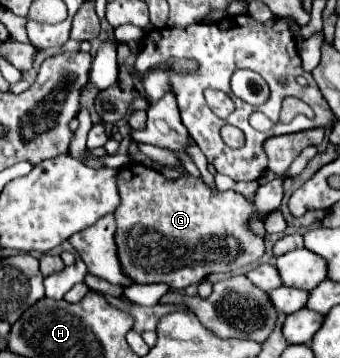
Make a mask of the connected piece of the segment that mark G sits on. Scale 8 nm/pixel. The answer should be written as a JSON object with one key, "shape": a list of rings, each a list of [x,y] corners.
{"shape":[[[126,165],[120,169],[120,197],[122,197],[122,205],[116,209],[114,217],[116,217],[116,245],[118,245],[118,255],[120,255],[120,263],[124,267],[124,273],[134,281],[134,283],[168,283],[172,289],[184,289],[192,283],[200,283],[204,281],[208,275],[212,273],[232,273],[232,271],[238,271],[242,267],[246,267],[248,263],[256,263],[262,255],[264,255],[264,237],[256,235],[250,227],[248,227],[248,221],[254,217],[254,215],[260,215],[262,219],[266,219],[266,215],[270,215],[272,211],[276,211],[282,203],[282,181],[280,179],[274,179],[266,185],[260,185],[256,189],[256,195],[254,199],[246,199],[244,195],[236,193],[236,191],[212,191],[202,177],[192,177],[192,175],[186,175],[182,179],[176,179],[176,181],[170,181],[170,179],[164,179],[158,171],[152,171],[150,167],[144,167],[144,165]]]}

